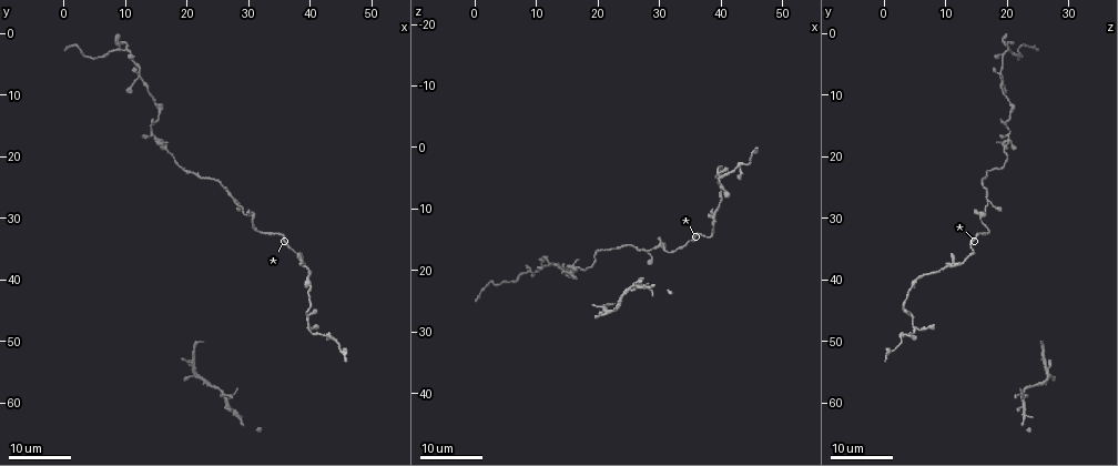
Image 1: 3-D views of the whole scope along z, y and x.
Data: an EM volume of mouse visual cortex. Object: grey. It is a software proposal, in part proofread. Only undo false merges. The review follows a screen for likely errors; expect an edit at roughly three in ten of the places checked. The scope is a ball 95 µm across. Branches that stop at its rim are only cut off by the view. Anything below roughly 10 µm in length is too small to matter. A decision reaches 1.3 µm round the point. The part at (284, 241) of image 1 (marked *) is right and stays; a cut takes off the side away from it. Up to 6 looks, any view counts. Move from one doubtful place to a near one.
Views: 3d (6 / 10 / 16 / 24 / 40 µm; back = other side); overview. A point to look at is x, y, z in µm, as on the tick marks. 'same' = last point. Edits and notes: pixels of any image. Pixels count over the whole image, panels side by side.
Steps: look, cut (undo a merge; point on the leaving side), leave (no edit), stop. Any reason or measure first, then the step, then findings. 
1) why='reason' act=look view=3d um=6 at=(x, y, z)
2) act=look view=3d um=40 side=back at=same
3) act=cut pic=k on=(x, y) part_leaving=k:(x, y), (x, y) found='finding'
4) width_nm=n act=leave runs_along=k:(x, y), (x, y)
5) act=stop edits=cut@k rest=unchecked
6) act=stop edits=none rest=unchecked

why='two arms in line, one across' act=look view=3d um=16 at=(12.5, 7.5, 19.0)

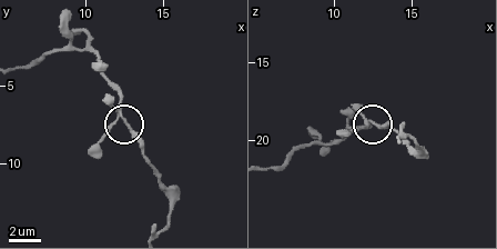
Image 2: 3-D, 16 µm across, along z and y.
why='closer look' act=look view=3d um=6 at=(12.4, 7.4, 18.8)

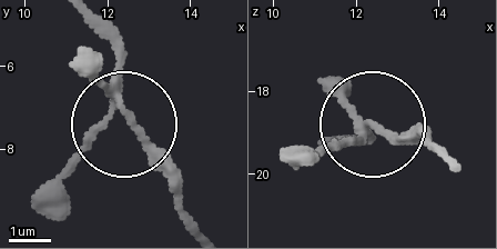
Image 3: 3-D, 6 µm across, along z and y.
act=leave runs_along=3:(196, 226), (175, 172), (127, 109), (109, 28) found='continuous, no second neuron'

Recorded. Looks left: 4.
why='thick turns thin' act=look view=3d um=16 at=(15.0, 17.0, 20.5)

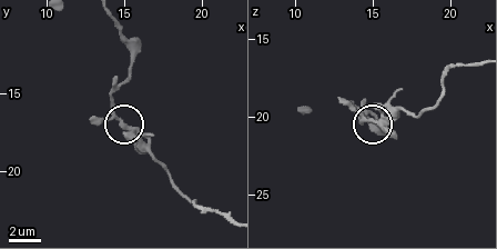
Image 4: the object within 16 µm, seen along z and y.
act=look view=3d um=10 at=(15.0, 17.2, 20.4)

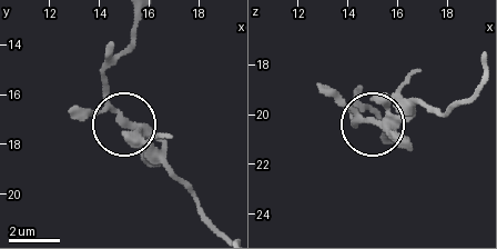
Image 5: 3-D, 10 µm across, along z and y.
width_nm=280 act=leave runs_along=5:(215, 228), (190, 190), (127, 126), (110, 100), (108, 77) found='all the same neuron'

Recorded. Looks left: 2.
act=look view=3d um=16 at=(40.0, 44.0, 3.5)

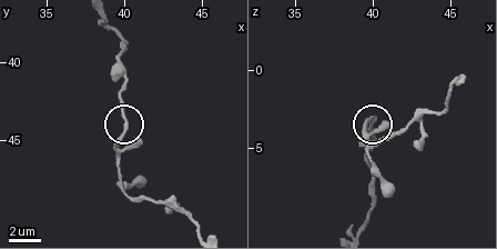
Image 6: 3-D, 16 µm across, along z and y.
why='closer look' act=look view=3d um=10 at=(40.2, 44.0, 3.2)

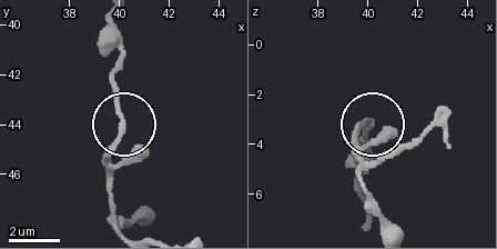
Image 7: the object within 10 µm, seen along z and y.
act=leave found='one neuron here'

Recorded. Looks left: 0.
act=stop edits=none rest=unchecked

